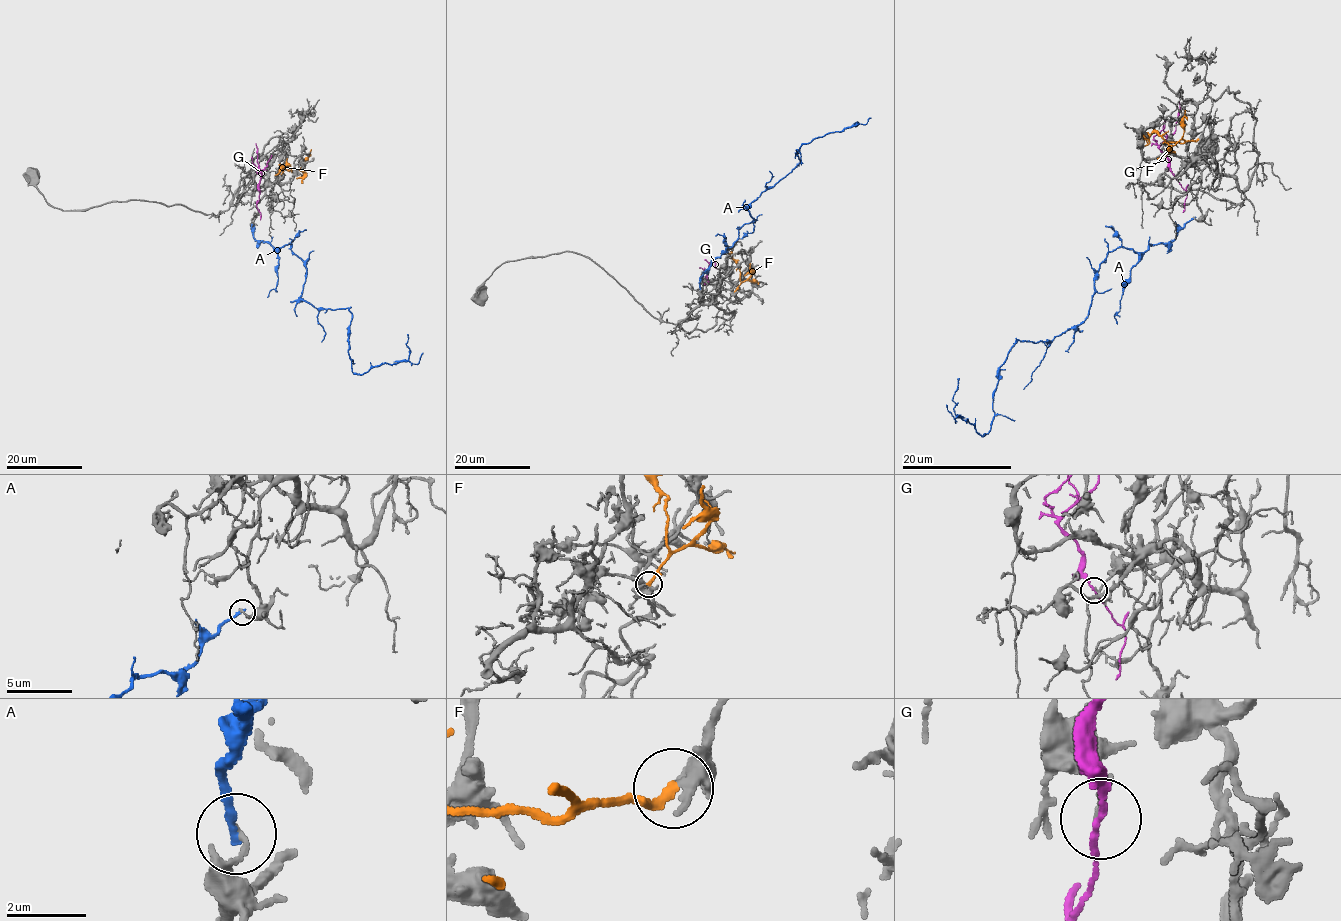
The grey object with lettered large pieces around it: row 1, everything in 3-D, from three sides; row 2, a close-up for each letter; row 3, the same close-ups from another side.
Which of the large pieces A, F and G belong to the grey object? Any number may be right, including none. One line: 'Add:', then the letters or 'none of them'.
Add: F

